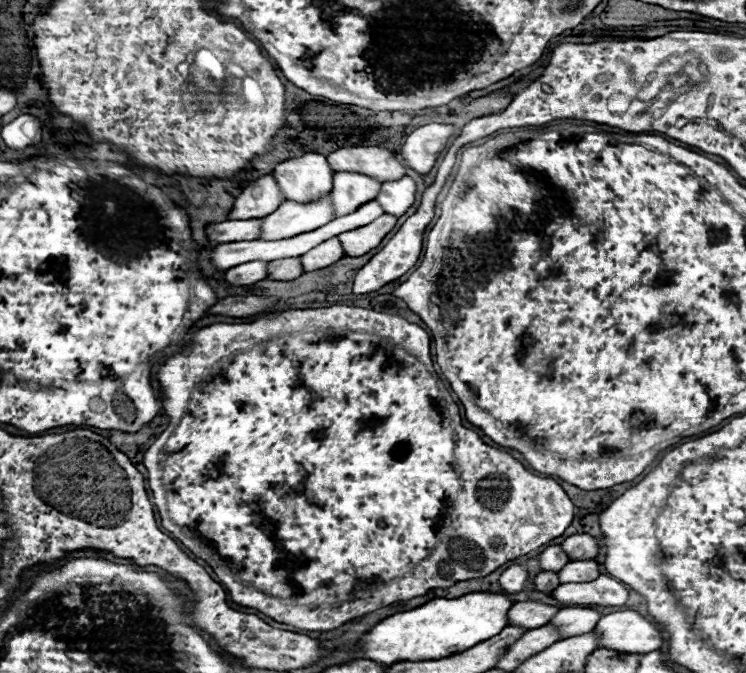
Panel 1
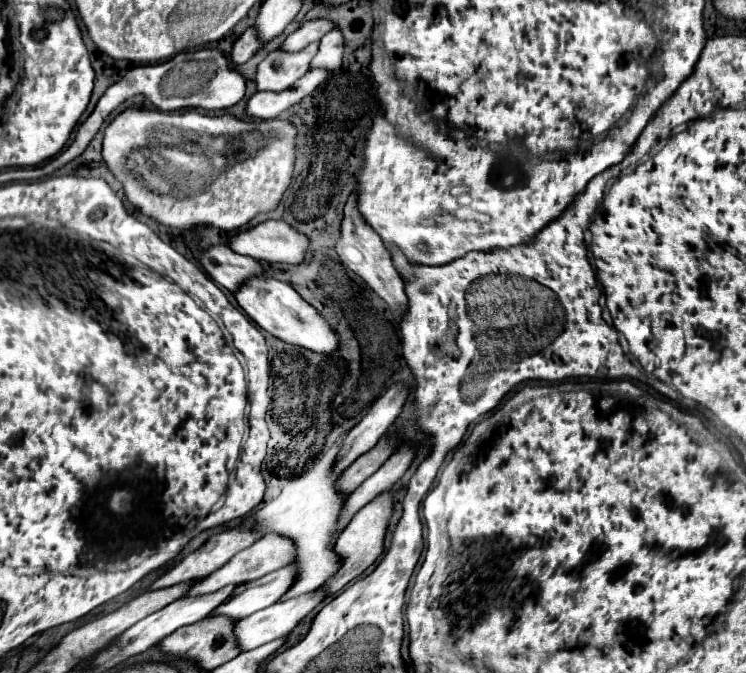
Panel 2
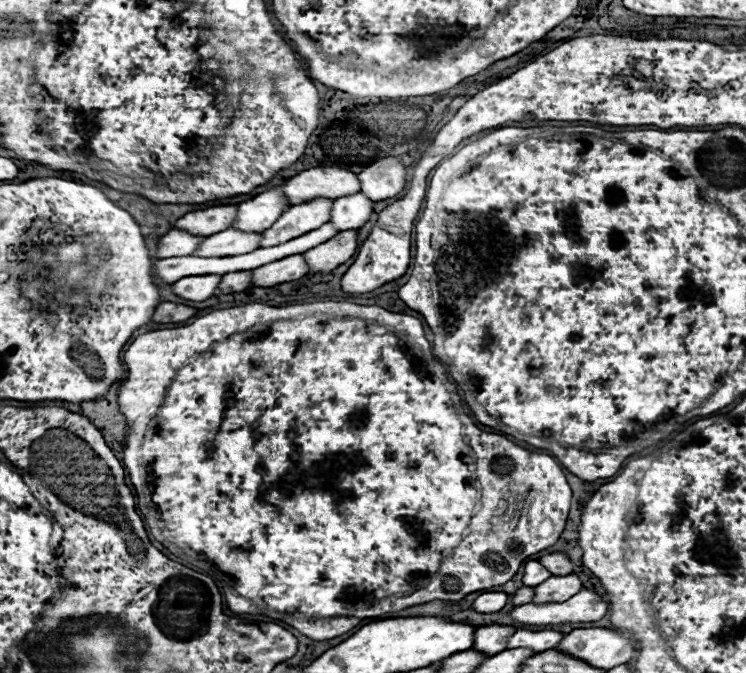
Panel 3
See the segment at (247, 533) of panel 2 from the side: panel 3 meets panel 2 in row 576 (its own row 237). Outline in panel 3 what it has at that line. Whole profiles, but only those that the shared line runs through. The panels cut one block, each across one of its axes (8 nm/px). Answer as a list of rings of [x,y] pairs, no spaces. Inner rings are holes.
[[[170,230],[168,234],[164,234],[154,248],[154,258],[168,258],[168,254],[192,254],[192,250],[196,250],[196,246],[202,242],[202,236],[192,236],[180,230]]]

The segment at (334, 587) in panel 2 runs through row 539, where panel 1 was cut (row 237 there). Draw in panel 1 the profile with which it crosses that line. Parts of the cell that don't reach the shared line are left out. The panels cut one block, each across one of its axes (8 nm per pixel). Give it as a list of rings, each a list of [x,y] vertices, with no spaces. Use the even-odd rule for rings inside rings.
[[[382,214],[380,218],[376,218],[374,222],[362,226],[362,228],[356,228],[356,230],[350,230],[350,232],[344,232],[340,234],[340,242],[342,242],[342,248],[344,248],[344,254],[352,254],[352,256],[360,256],[360,254],[366,254],[370,252],[372,248],[376,248],[384,236],[396,226],[396,216],[392,214]]]

